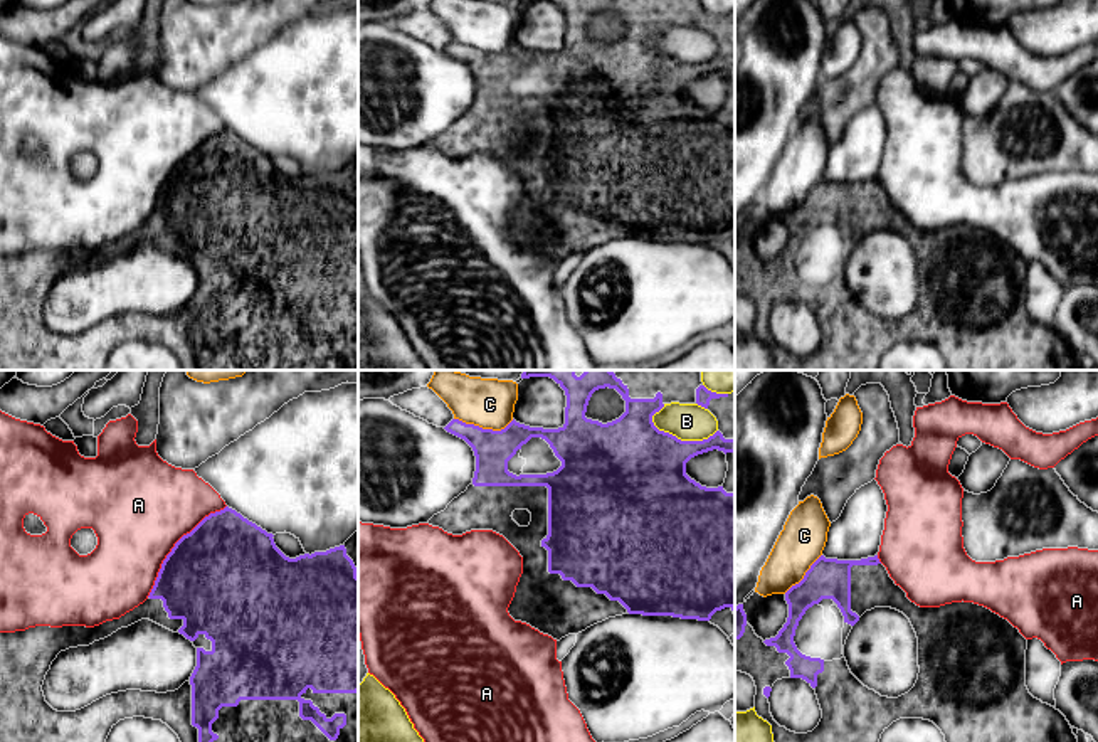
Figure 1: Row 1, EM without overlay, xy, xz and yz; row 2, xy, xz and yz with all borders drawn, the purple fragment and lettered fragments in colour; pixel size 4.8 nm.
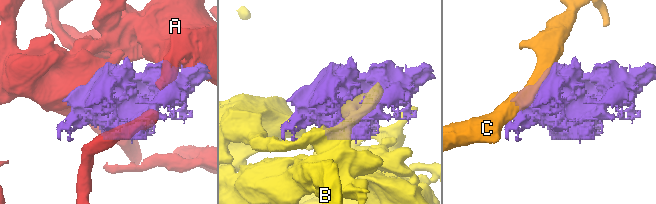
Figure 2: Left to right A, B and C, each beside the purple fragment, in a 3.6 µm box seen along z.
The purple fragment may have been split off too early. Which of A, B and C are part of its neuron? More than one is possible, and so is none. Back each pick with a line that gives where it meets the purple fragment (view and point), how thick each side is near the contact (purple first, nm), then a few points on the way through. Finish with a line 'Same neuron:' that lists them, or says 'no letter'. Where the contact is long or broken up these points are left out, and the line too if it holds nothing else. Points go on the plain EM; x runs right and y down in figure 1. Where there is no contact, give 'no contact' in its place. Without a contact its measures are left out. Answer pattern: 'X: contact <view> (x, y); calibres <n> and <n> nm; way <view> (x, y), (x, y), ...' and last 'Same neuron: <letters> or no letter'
Same neuron: no letter

